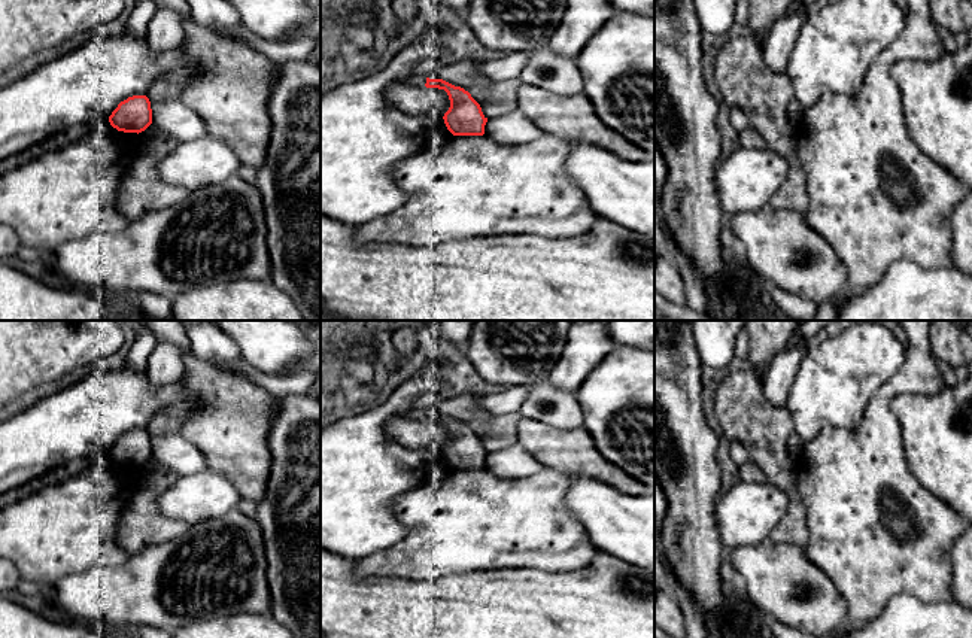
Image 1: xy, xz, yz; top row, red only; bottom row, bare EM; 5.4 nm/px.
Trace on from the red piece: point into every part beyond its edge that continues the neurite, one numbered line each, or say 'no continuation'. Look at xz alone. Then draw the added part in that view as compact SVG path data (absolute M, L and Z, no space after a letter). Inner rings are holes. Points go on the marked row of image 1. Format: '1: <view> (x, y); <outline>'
no continuation

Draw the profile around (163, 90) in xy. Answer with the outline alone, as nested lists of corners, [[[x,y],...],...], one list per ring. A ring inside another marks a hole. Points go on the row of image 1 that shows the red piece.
[[[165,78],[158,79],[146,95],[151,103],[161,103],[177,98],[177,89]]]

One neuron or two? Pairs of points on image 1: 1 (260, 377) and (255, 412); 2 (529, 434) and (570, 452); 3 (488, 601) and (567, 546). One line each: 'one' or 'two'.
1: two
2: one
3: two

